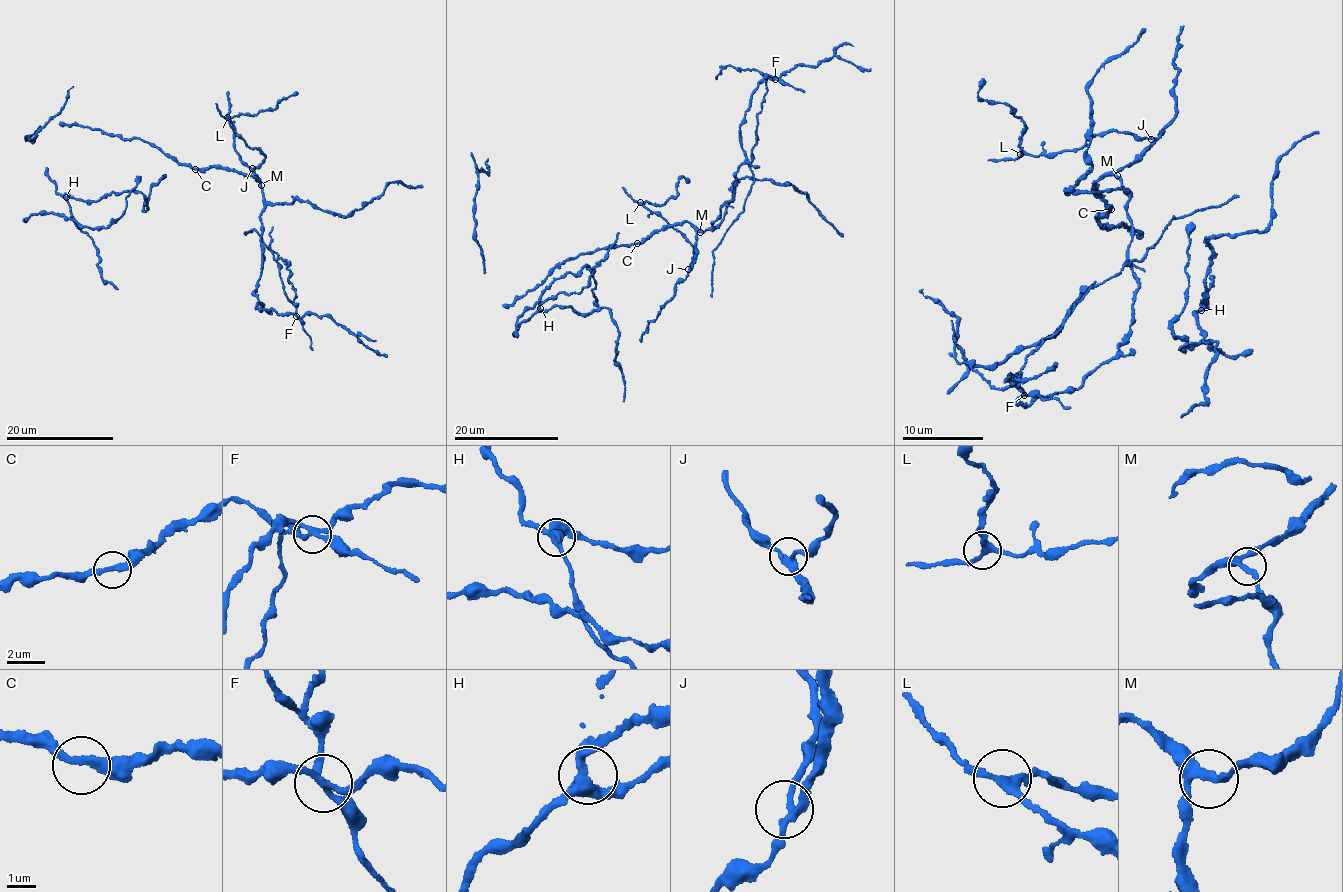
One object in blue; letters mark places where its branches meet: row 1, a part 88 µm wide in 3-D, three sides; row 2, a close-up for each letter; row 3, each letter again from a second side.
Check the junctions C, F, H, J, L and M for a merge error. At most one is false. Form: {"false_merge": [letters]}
{"false_merge": ["F"]}

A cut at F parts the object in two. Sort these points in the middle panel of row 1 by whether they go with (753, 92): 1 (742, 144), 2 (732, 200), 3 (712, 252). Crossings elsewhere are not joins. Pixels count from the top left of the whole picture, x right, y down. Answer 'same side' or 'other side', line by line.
1: same side
2: same side
3: other side

